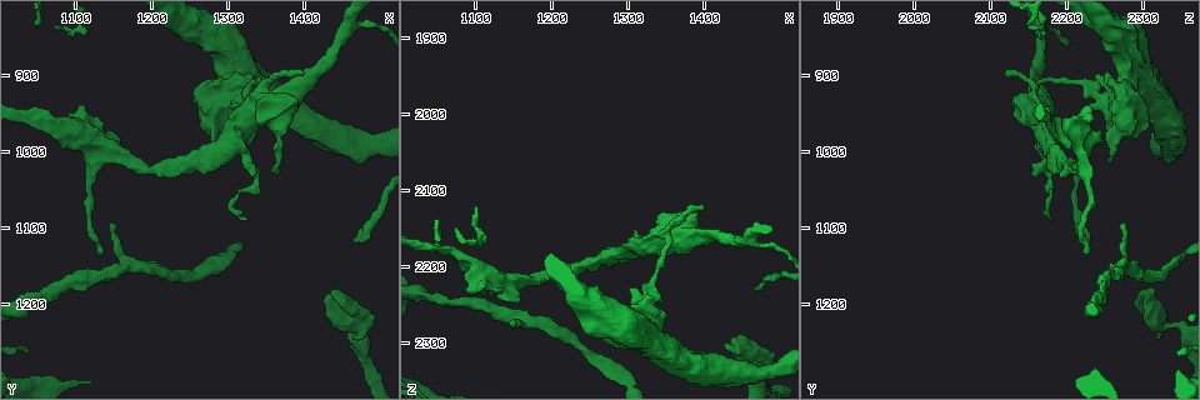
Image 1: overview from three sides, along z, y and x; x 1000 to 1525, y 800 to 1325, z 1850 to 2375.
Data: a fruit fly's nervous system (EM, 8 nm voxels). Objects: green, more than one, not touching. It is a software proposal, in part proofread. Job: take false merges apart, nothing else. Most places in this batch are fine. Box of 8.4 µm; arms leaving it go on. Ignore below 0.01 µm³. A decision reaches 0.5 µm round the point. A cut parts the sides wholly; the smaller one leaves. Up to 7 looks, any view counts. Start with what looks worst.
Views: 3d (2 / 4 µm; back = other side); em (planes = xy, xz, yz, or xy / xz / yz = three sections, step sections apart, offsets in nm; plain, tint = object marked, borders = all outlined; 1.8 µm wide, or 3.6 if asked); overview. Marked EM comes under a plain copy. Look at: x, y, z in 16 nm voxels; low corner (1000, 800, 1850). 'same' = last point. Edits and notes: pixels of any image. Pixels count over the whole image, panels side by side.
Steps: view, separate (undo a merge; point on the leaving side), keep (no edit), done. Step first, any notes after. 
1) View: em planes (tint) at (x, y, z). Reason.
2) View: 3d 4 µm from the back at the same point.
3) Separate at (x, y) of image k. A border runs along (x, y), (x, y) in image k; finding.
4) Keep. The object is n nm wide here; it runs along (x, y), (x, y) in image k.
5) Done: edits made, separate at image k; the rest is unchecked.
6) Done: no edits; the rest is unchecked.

View: 3d 4 µm from the back at (1350, 930, 2155).

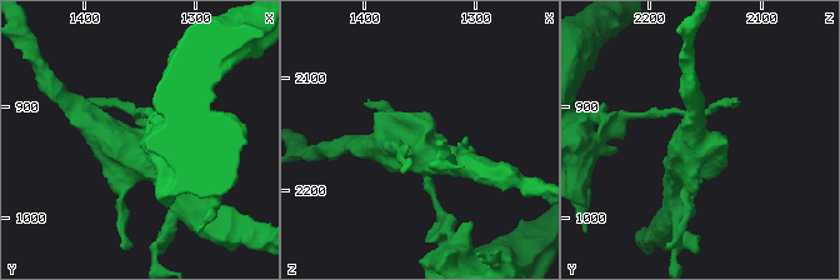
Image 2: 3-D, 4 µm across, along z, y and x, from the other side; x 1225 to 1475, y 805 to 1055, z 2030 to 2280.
View: em 3.6 µm planes (tint) at (1350, 932, 2154).

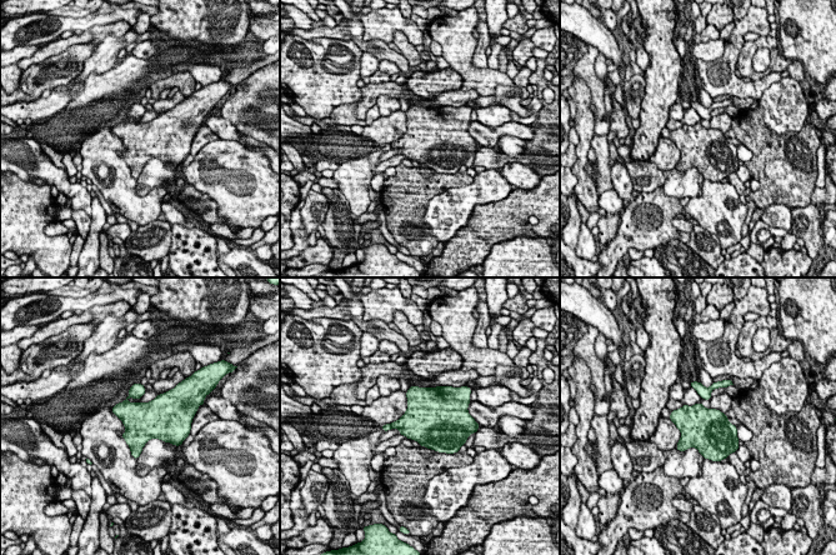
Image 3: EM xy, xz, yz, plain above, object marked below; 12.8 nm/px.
Separate at (138, 418) of image 3. The object is 480 nm wide here; a border runs along (123, 401), (126, 403) in image 3; a second neuron is stuck on.

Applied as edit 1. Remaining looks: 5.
View: 3d 4 µm at (1305, 910, 2280). Touches itself.

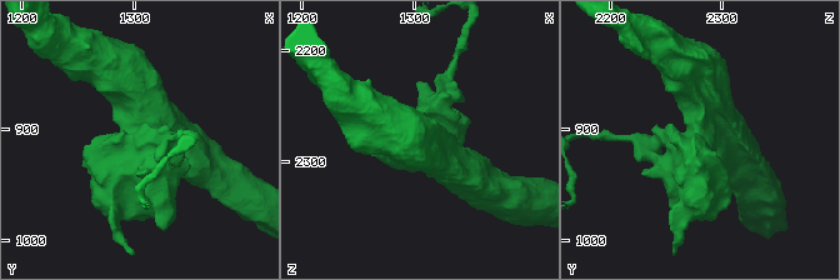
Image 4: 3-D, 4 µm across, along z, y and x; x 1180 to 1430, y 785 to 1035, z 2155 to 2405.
View: em planes (tint) at (1306, 912, 2276). Need the tissue.

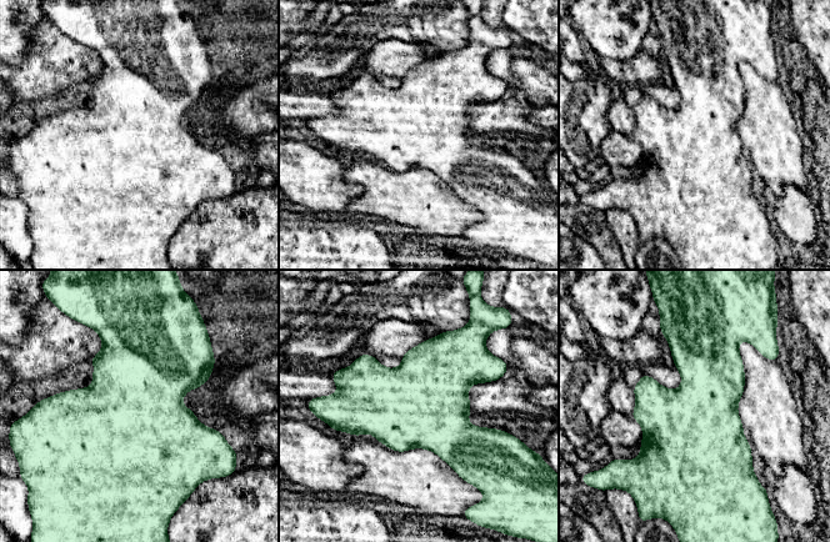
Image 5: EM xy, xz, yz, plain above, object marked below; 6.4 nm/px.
Keep. One neuron here.

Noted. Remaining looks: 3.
View: 3d 2 µm at (1470, 1225, 2340). Narrows sharply.

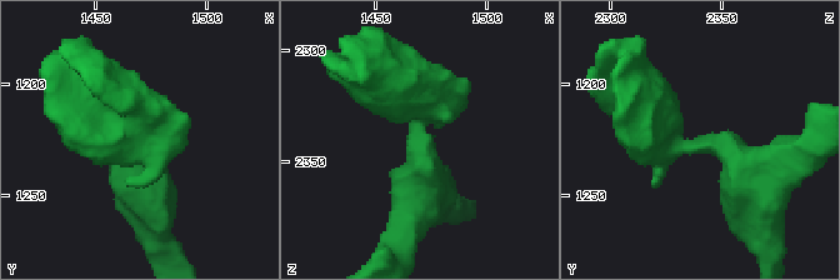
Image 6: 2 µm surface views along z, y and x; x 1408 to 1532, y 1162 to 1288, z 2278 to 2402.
View: em planes (tint) at (1469, 1227, 2340). The arms are 280, 380 nm wide; need the tissue.

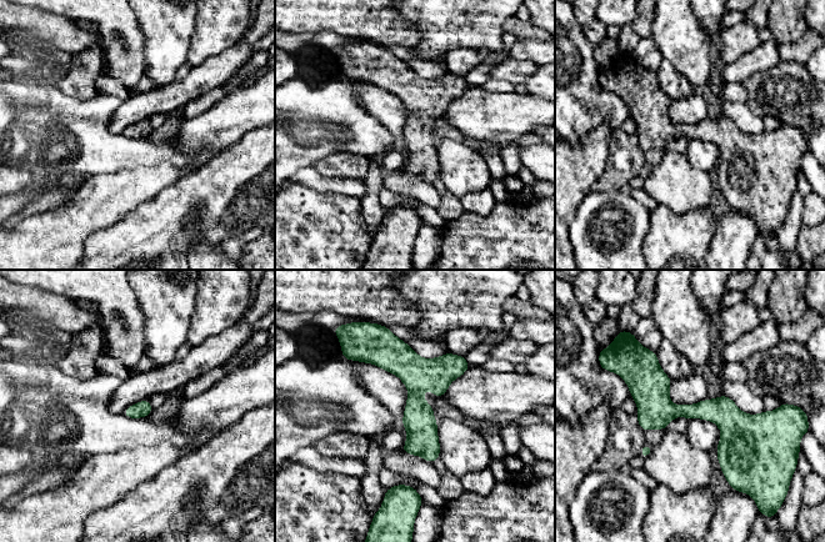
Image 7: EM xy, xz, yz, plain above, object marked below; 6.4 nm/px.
Keep. It runs along (628, 379), (665, 410), (770, 416) in image 7; all the same neuron.

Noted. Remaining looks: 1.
Done: edits made, separate at image 3; the rest is unchecked.

